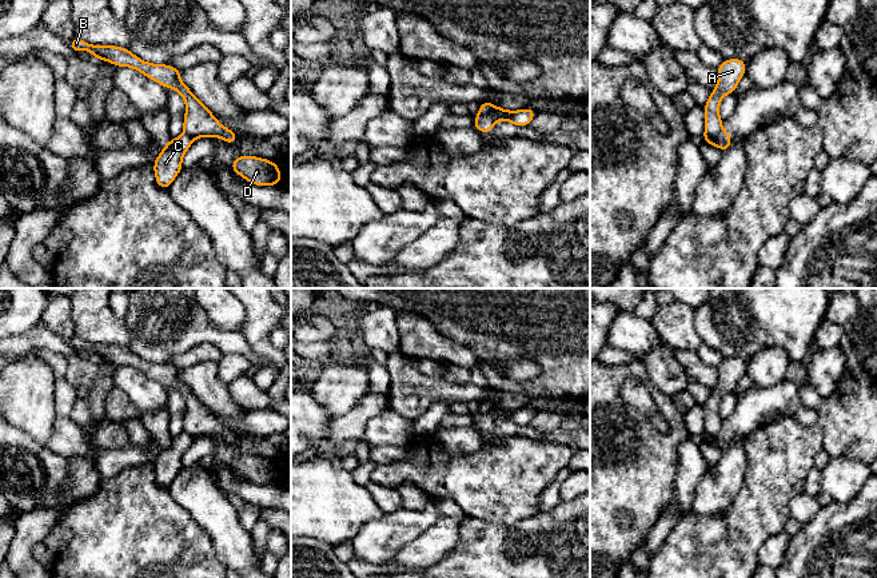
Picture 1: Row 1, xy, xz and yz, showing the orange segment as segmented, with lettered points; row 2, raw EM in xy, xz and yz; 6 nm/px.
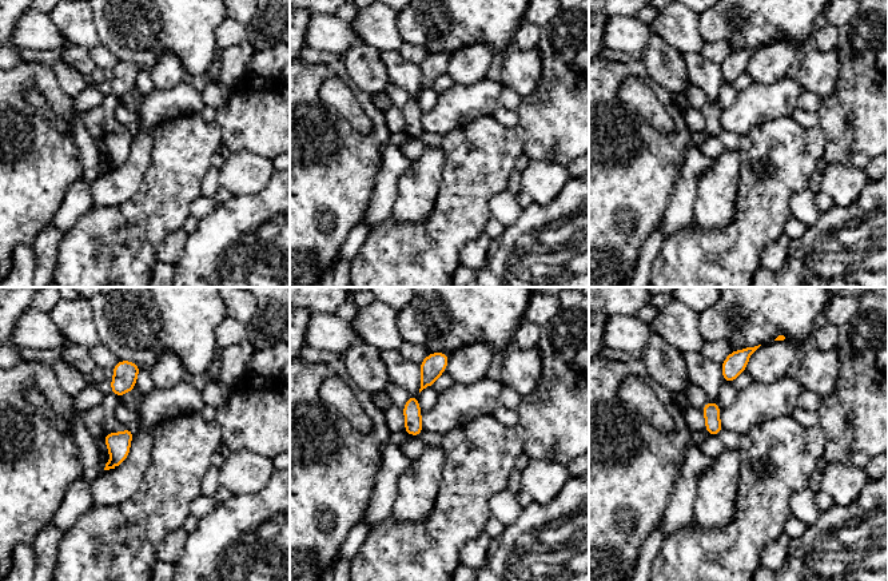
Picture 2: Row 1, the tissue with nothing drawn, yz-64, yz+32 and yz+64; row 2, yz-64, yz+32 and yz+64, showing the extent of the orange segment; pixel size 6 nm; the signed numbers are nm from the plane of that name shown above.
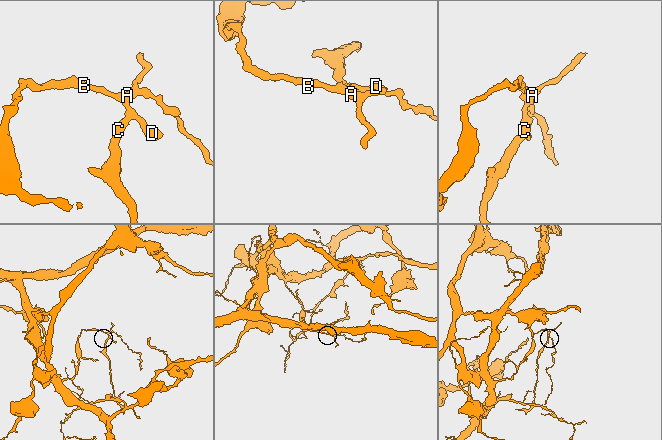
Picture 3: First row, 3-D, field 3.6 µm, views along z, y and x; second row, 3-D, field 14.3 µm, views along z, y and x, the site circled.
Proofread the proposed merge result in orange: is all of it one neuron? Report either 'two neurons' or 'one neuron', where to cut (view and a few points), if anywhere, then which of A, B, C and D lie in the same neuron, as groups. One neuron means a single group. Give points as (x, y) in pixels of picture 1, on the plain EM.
two neurons; cut in yz along (722, 427), (716, 434), (705, 433); A B D / C

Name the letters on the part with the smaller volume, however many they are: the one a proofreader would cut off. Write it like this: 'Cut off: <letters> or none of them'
Cut off: C

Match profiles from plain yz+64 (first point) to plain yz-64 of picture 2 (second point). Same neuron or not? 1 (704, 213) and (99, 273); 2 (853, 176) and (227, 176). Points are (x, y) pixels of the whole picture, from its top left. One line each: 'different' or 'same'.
1: different
2: same

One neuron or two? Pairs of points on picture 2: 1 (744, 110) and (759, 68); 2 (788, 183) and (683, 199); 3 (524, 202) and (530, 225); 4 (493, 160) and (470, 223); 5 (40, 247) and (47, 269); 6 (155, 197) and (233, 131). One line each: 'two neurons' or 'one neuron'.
1: two neurons
2: two neurons
3: two neurons
4: one neuron
5: one neuron
6: two neurons

